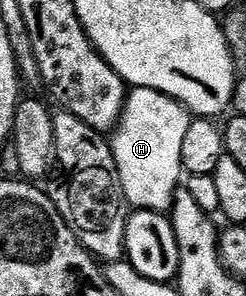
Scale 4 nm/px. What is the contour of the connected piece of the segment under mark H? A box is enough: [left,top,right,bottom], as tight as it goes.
[109,88,192,211]

